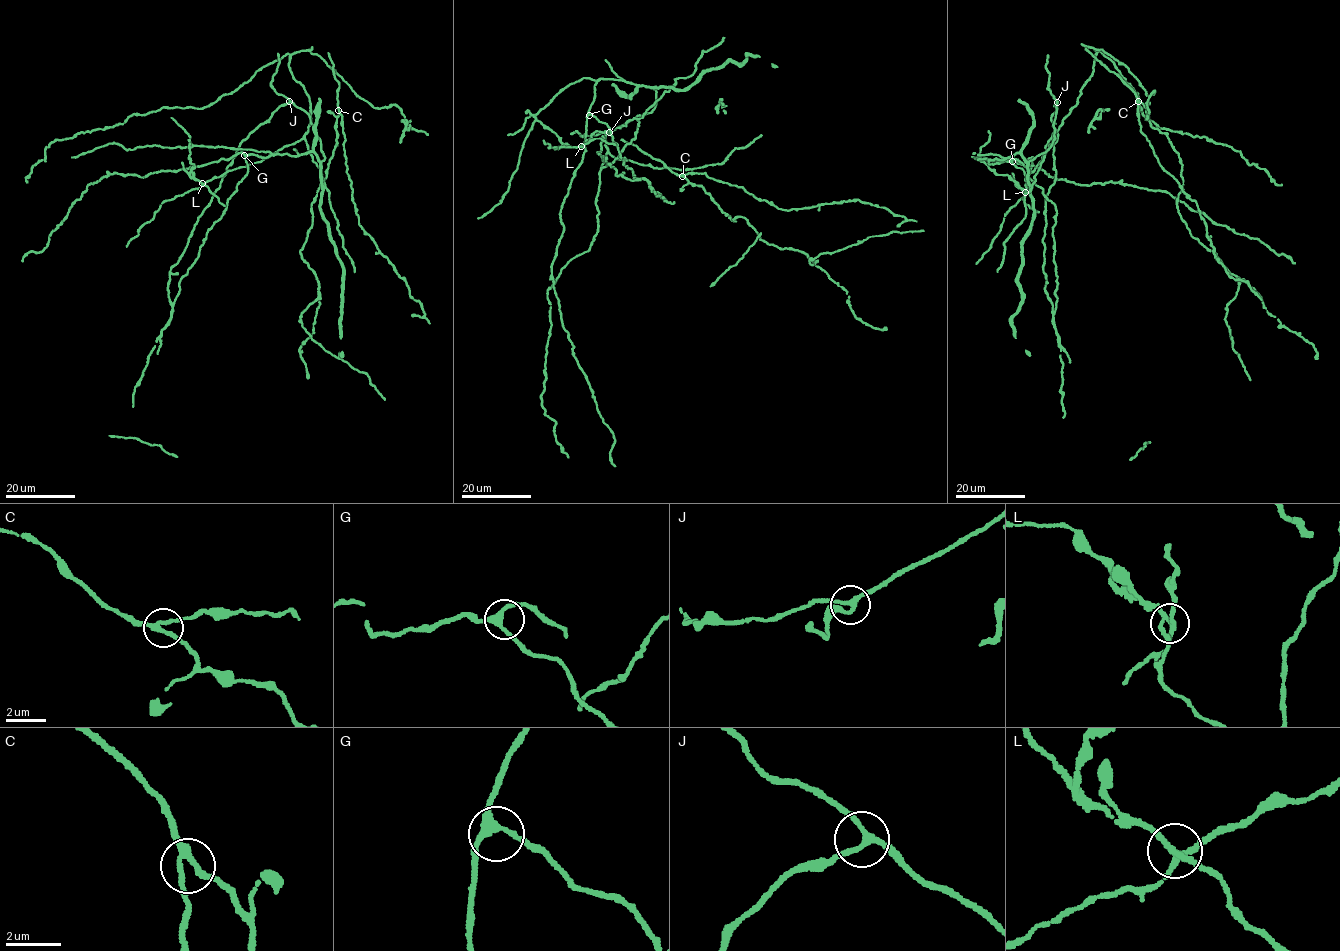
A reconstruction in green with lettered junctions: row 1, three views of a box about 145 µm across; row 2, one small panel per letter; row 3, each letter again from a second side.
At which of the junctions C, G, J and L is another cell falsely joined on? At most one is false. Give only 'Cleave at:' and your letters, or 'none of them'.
Cleave at: L

